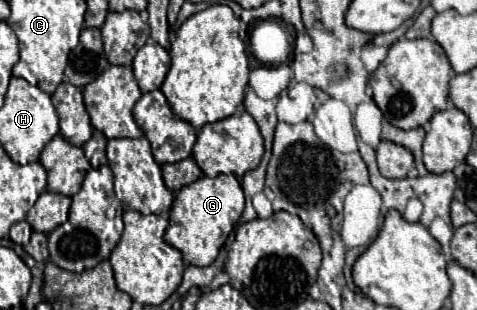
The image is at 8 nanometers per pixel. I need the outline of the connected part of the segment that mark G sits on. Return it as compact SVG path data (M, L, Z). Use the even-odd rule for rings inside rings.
M202 175L198 181L178 191L172 203L170 225L164 233L164 241L176 247L186 263L208 267L218 257L220 247L232 233L242 211L244 211L244 195L240 181L234 175L218 175L214 179Z

